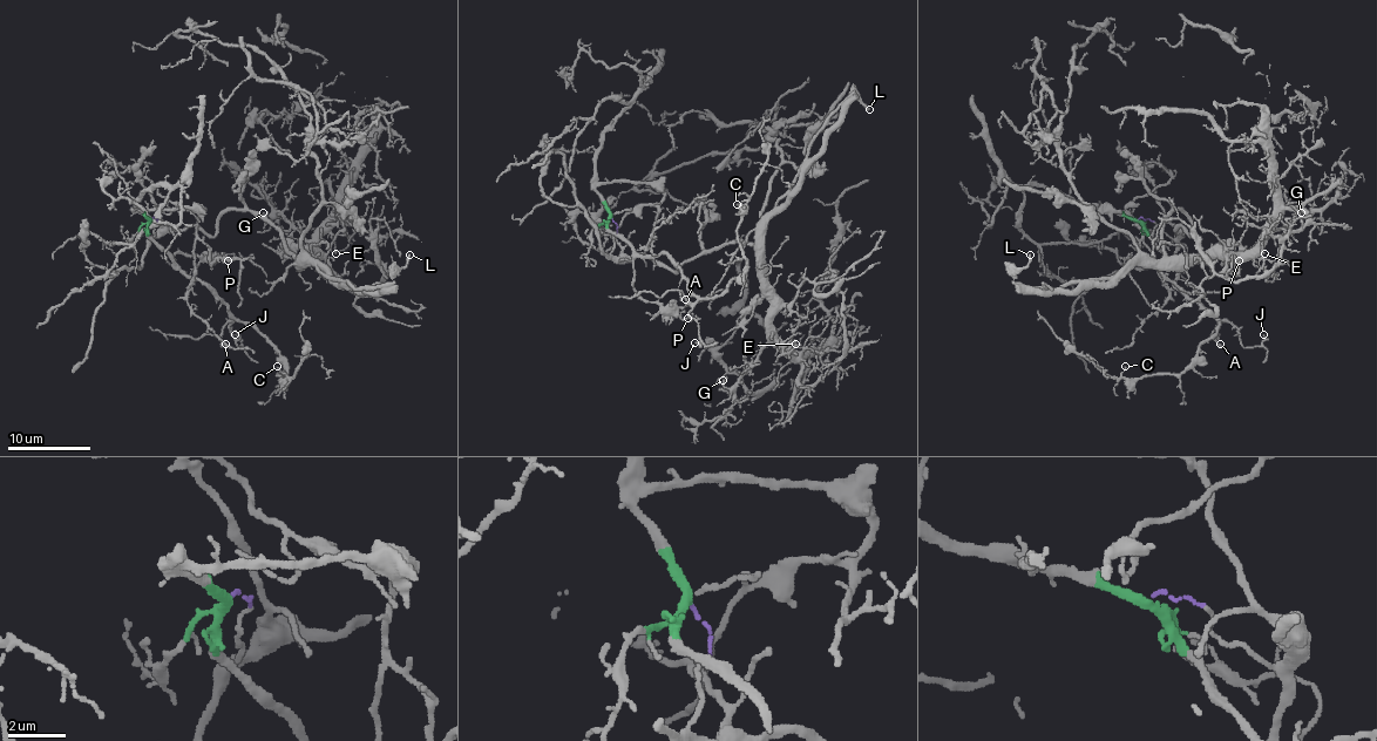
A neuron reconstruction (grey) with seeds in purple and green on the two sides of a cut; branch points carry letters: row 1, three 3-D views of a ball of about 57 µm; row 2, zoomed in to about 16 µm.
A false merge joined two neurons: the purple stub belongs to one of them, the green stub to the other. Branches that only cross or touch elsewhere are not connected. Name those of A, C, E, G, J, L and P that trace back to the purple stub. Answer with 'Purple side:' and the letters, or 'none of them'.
Purple side: E, G, L

